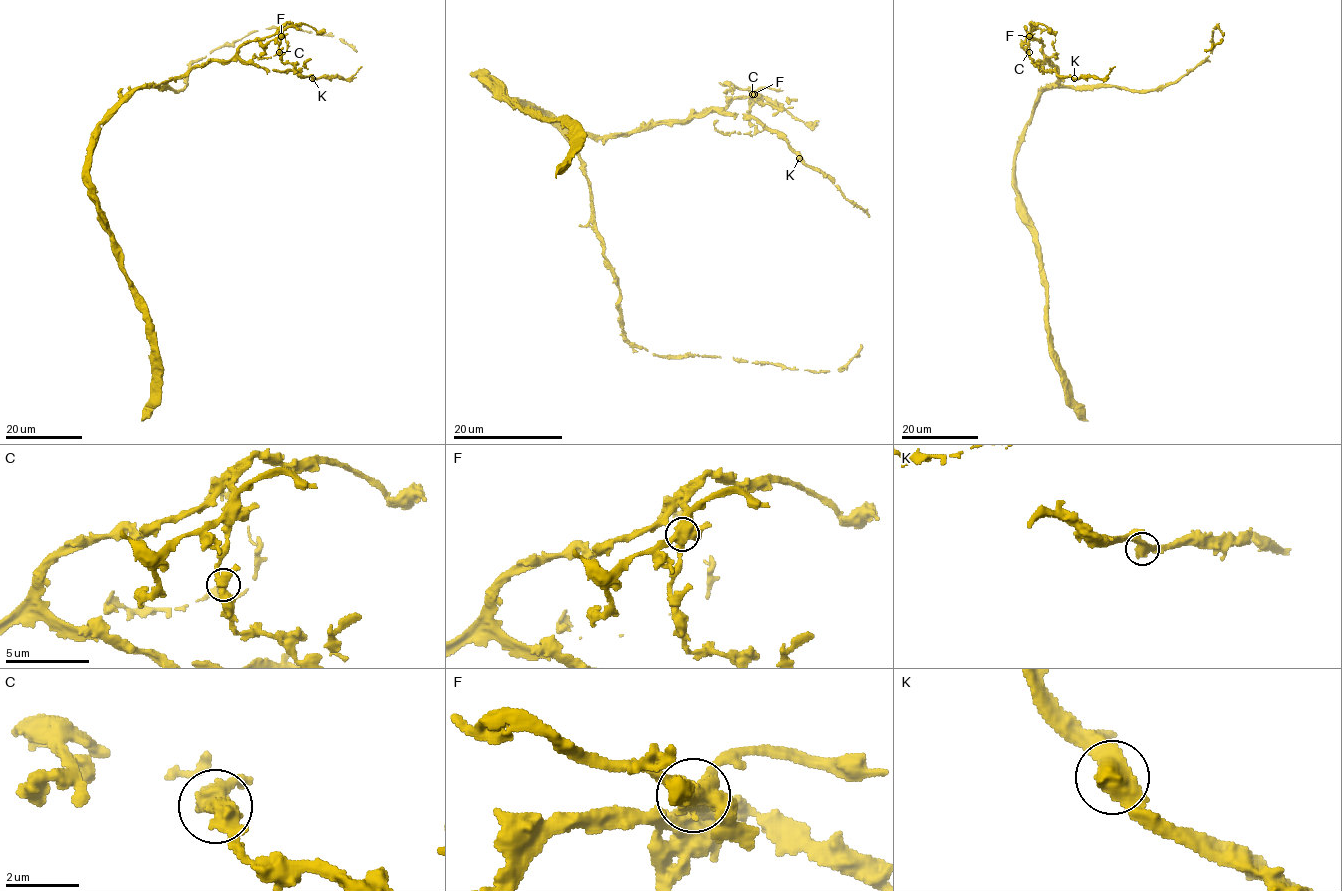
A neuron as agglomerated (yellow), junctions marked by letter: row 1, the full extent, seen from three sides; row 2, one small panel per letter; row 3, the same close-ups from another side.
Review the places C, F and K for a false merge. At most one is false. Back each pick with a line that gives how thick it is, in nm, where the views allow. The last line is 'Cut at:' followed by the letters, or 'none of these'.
F: Thickness 550 nm
Cut at: F

